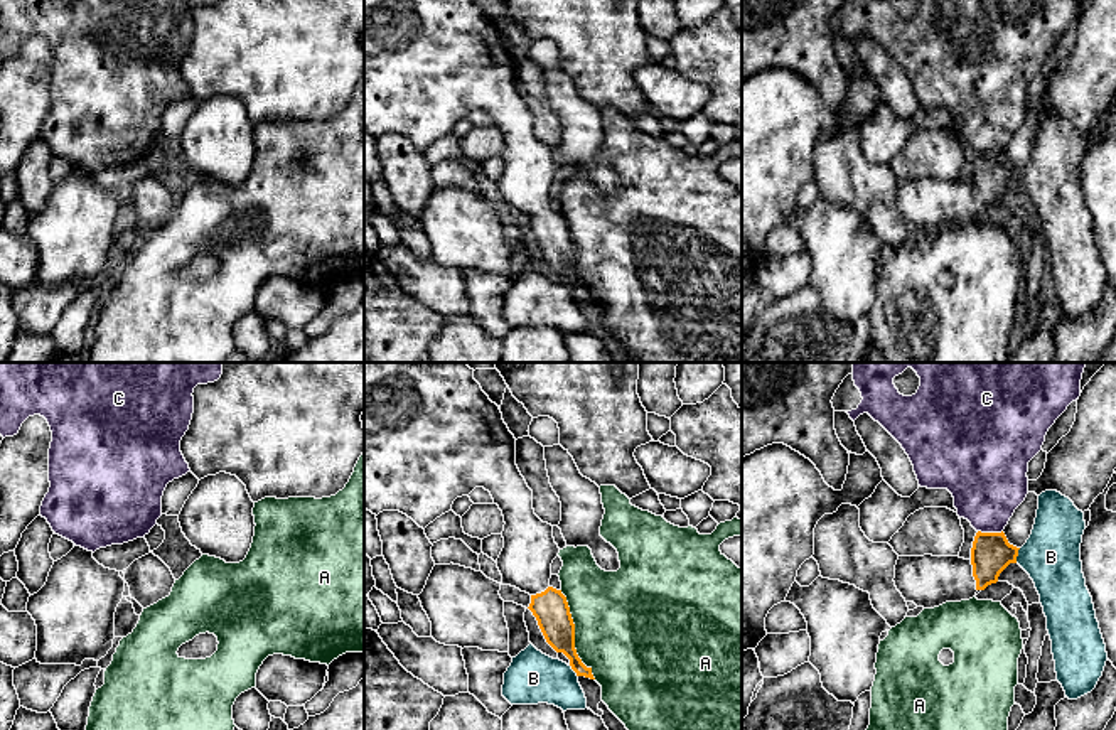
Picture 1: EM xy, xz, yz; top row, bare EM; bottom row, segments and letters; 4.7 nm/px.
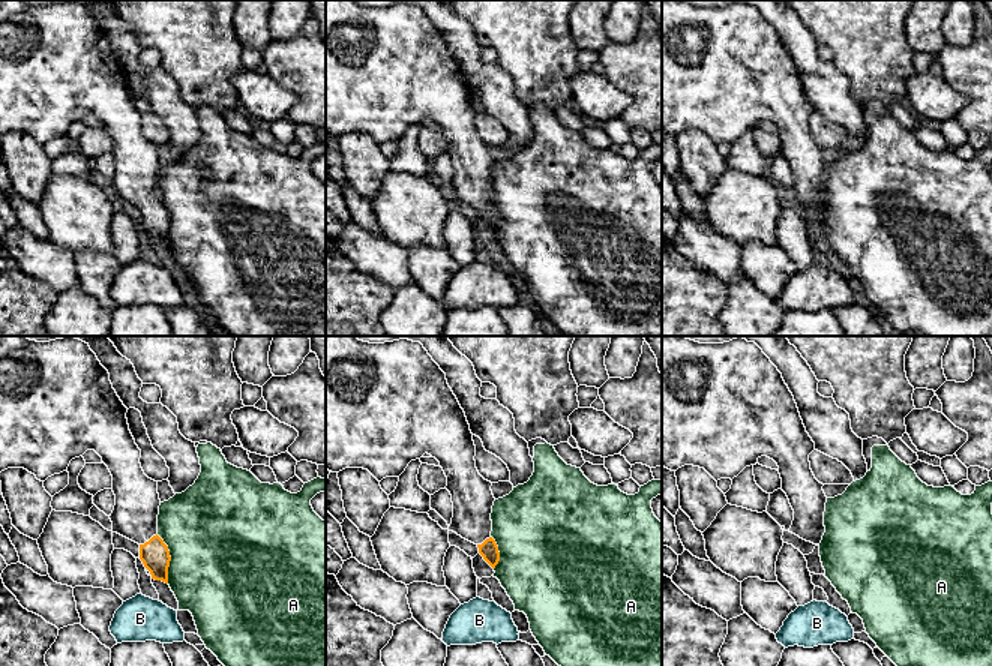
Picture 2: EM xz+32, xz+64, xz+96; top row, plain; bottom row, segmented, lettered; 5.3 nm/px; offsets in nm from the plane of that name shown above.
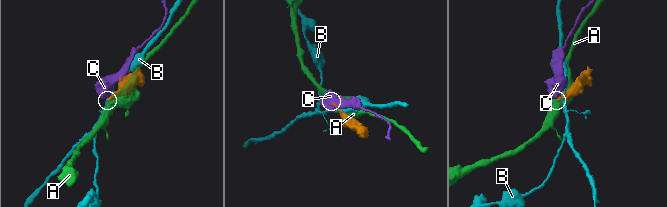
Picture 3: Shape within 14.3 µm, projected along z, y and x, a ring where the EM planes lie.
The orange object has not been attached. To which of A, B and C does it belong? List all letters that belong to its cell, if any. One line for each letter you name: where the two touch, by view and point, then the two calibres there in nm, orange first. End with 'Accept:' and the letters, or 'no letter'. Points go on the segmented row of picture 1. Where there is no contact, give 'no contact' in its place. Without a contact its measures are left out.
Accept: no letter

